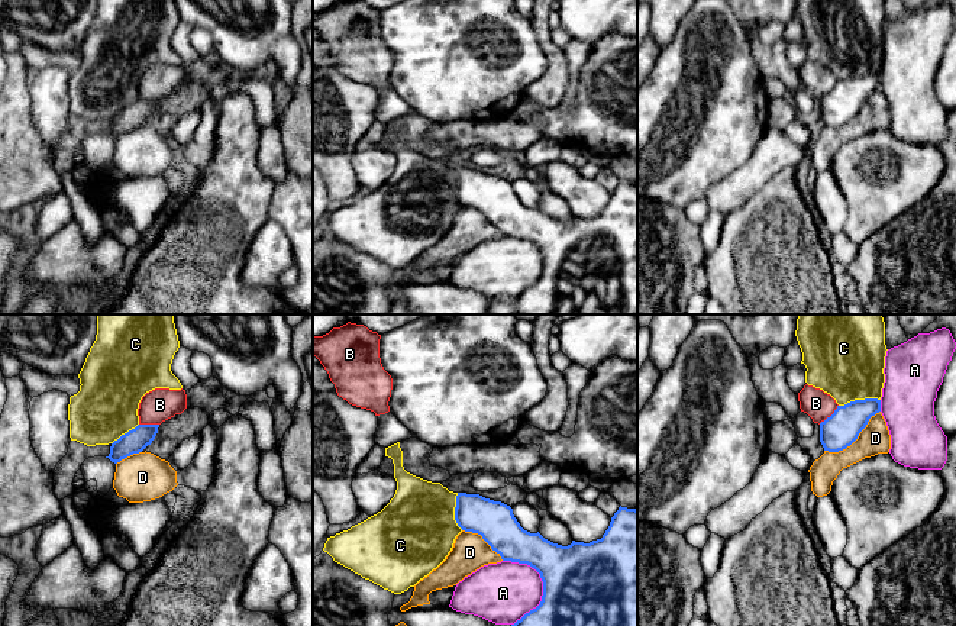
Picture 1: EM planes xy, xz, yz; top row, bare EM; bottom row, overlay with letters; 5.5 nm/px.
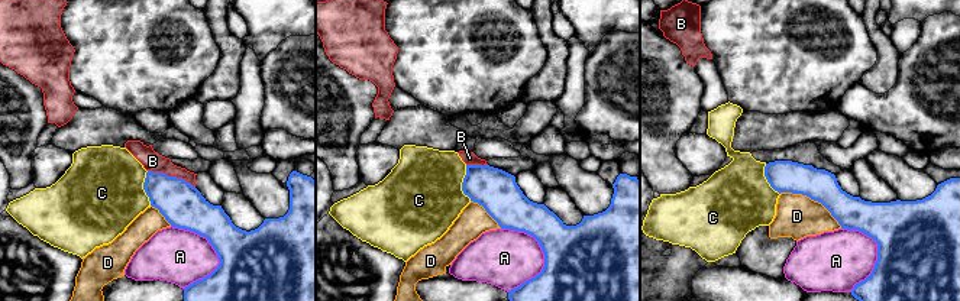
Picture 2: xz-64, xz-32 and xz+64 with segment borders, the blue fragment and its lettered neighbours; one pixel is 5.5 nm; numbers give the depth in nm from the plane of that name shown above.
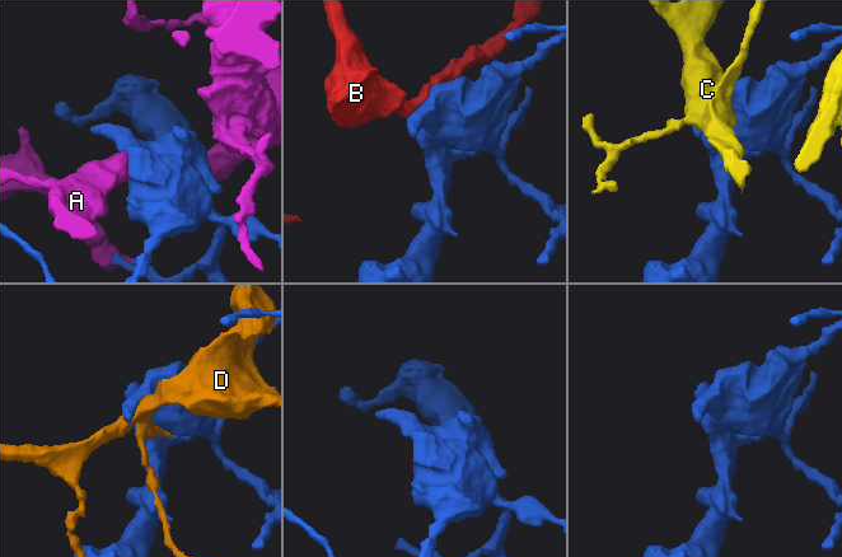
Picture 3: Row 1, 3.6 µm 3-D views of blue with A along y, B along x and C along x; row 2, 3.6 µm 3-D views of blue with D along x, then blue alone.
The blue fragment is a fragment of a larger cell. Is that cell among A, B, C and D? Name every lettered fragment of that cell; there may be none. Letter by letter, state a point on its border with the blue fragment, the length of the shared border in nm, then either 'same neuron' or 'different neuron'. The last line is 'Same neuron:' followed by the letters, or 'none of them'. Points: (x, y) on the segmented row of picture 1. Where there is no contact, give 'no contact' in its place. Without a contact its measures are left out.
A: contact xz (543, 584); length 380 nm; different neuron
B: contact yz (830, 416); length 160 nm; different neuron
C: contact yz (859, 400); length 240 nm; different neuron
D: contact yz (855, 439); length 380 nm; different neuron
Same neuron: none of them

